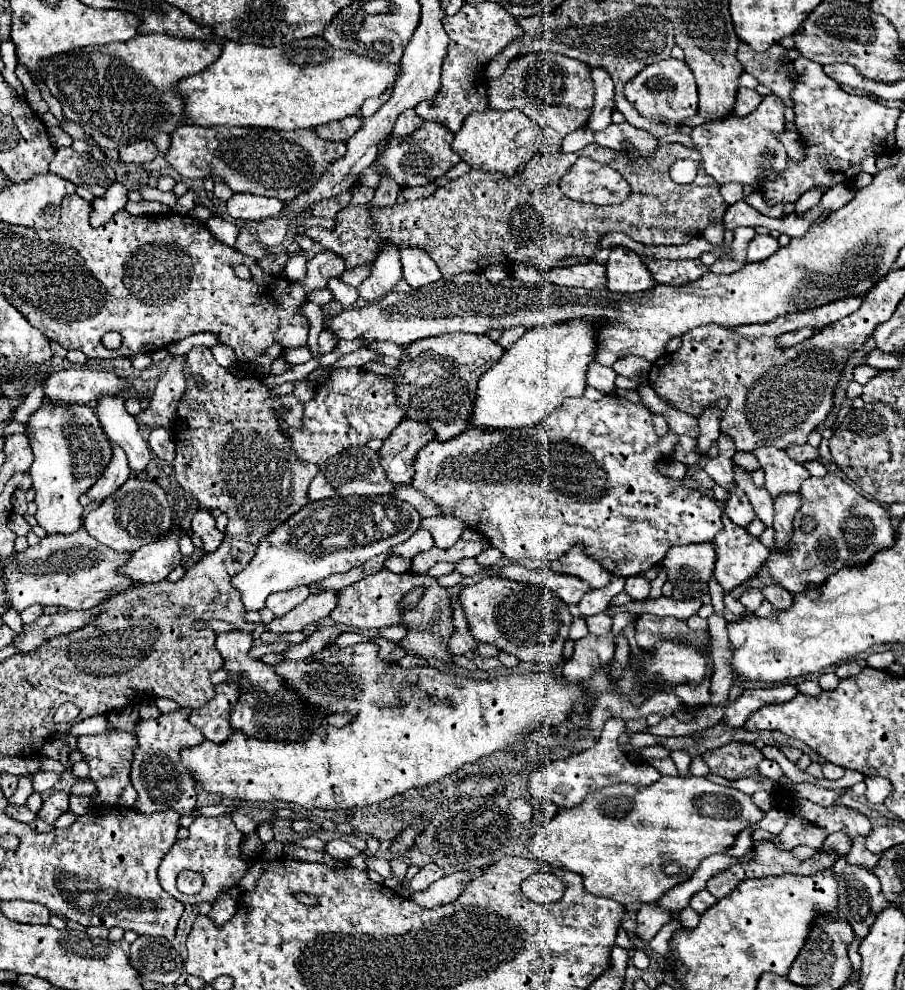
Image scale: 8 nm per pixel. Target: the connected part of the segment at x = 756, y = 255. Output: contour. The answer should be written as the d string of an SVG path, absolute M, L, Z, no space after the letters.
M756 235L748 243L746 261L762 261L762 259L768 259L776 249L778 249L778 241L772 235Z

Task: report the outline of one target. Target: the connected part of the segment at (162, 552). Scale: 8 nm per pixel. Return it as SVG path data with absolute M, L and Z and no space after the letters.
M174 523L172 533L156 543L140 547L118 573L130 577L134 583L156 583L168 577L168 573L180 565L178 549L178 523Z

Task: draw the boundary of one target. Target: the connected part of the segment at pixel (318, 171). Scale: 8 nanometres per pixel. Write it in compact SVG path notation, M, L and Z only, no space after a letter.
M180 125L172 135L166 161L186 179L204 179L200 173L220 177L234 193L252 193L264 197L276 197L280 201L290 201L302 189L318 181L330 163L340 159L346 153L346 143L334 143L320 139L312 129L310 131L276 131L276 129L252 129L252 127L196 127Z

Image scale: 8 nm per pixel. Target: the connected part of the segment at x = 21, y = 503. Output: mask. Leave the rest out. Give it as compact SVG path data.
M16 490L14 495L13 495L13 512L20 514L20 515L25 515L27 513L27 500L25 497L25 492L21 490Z

